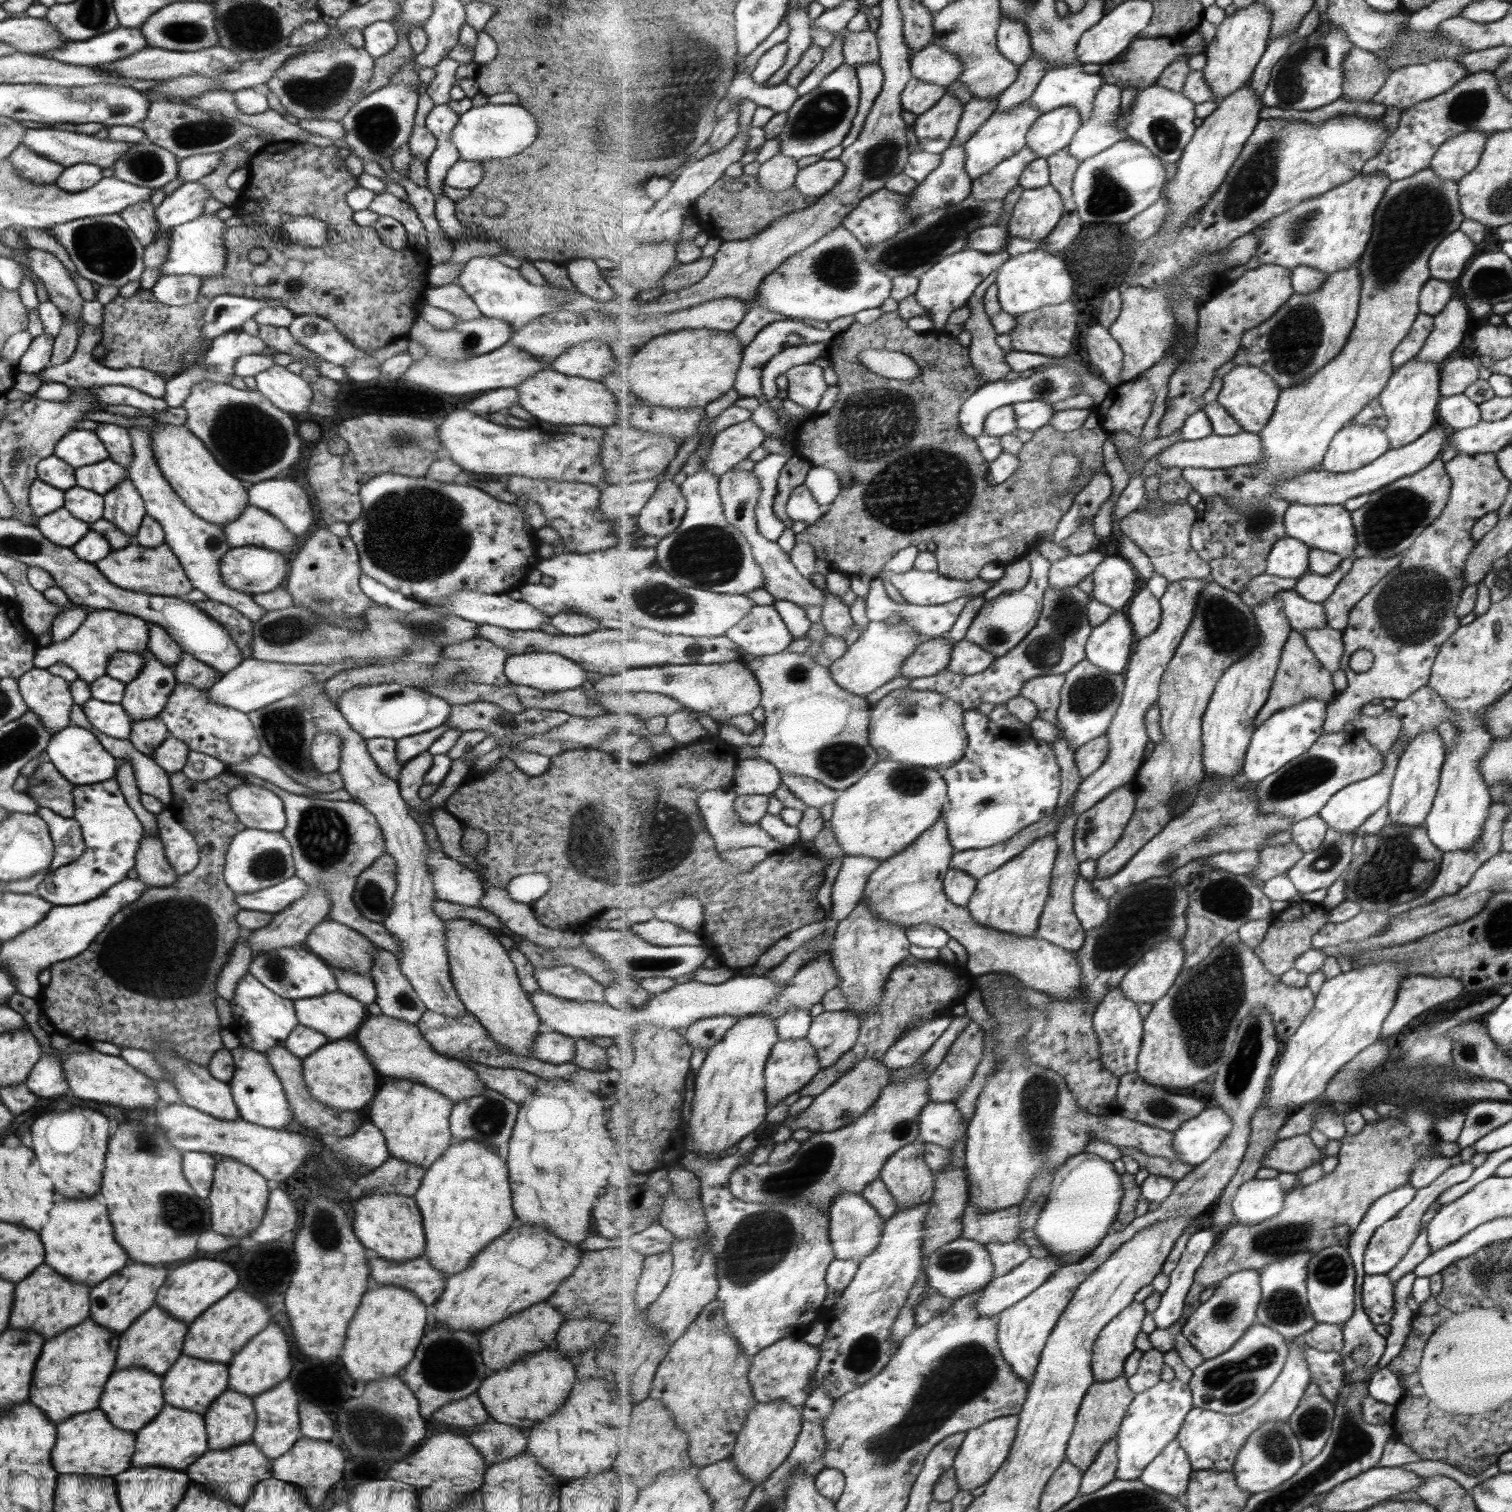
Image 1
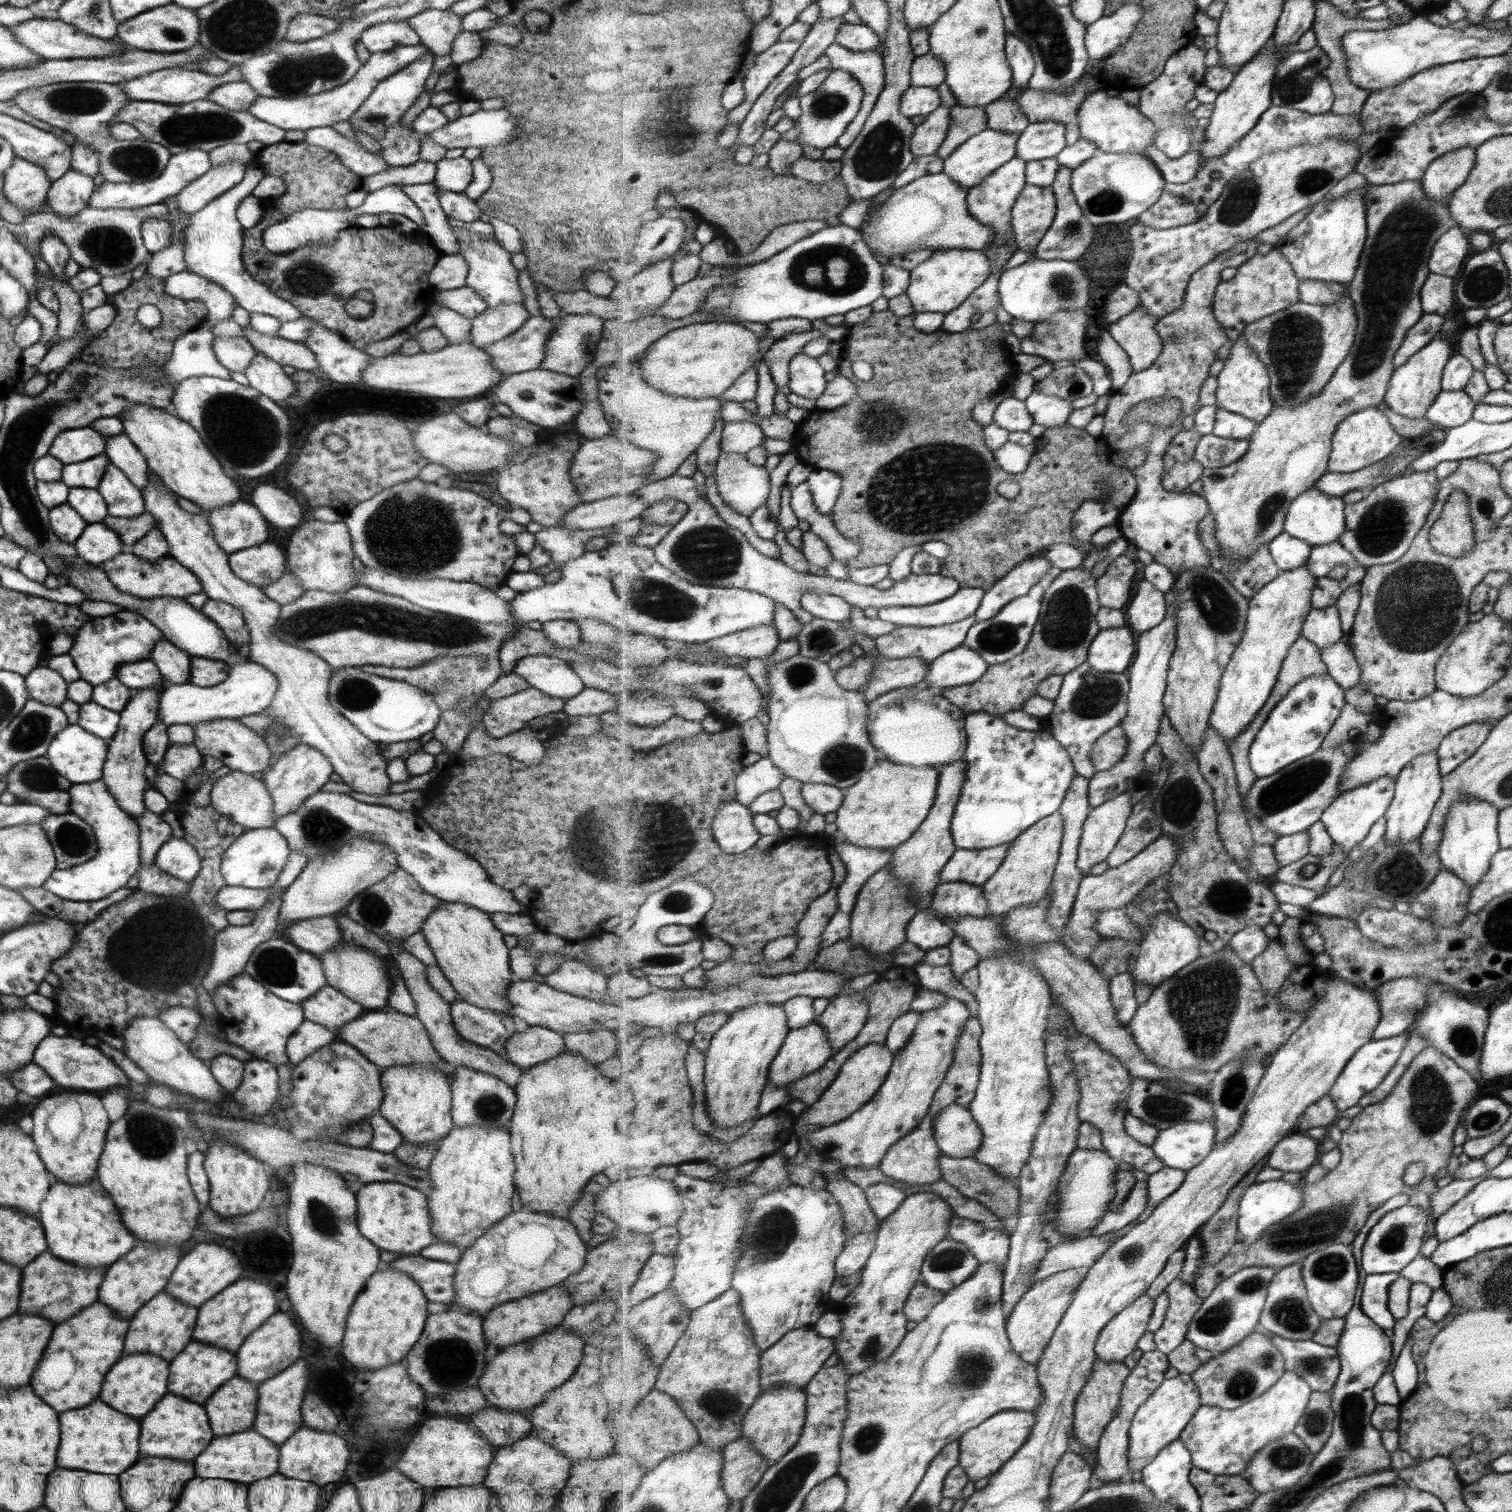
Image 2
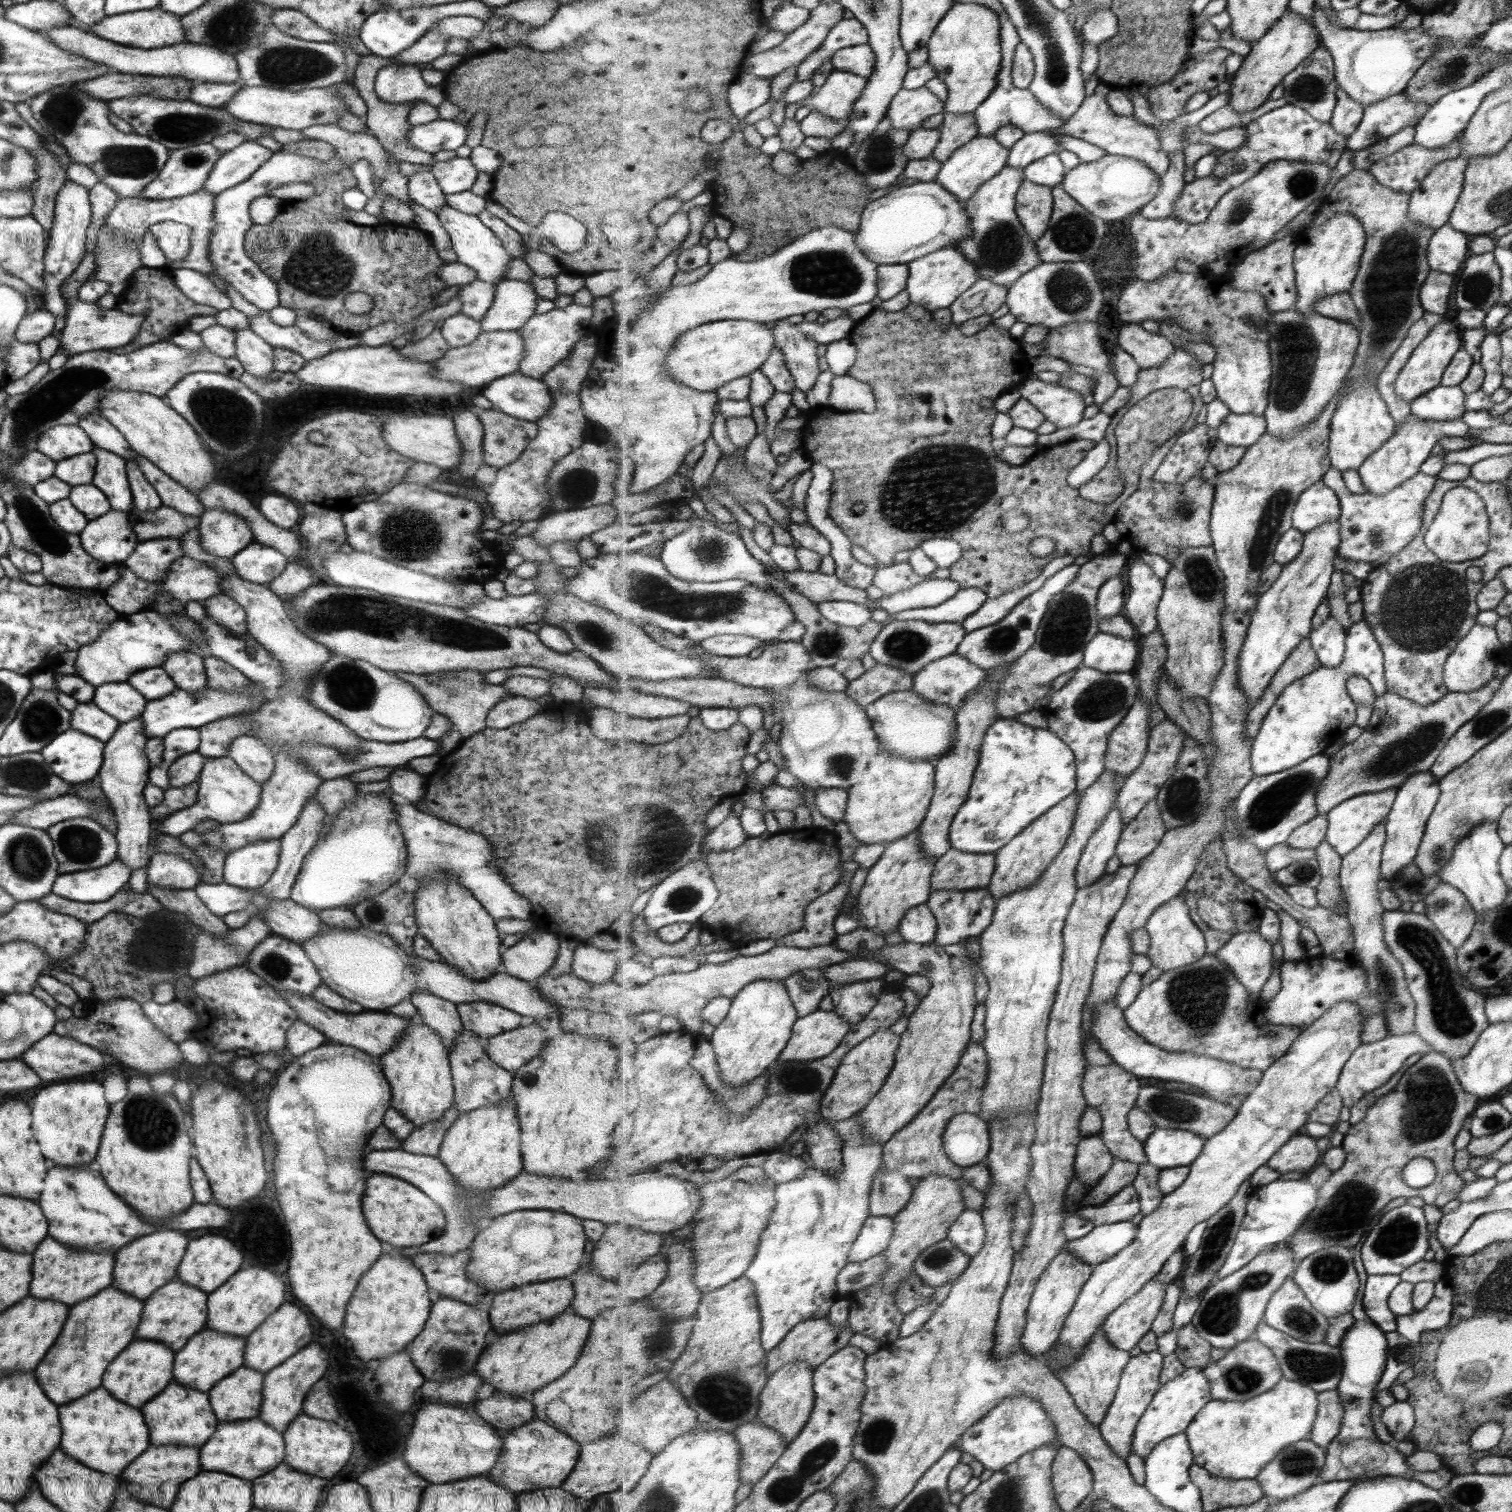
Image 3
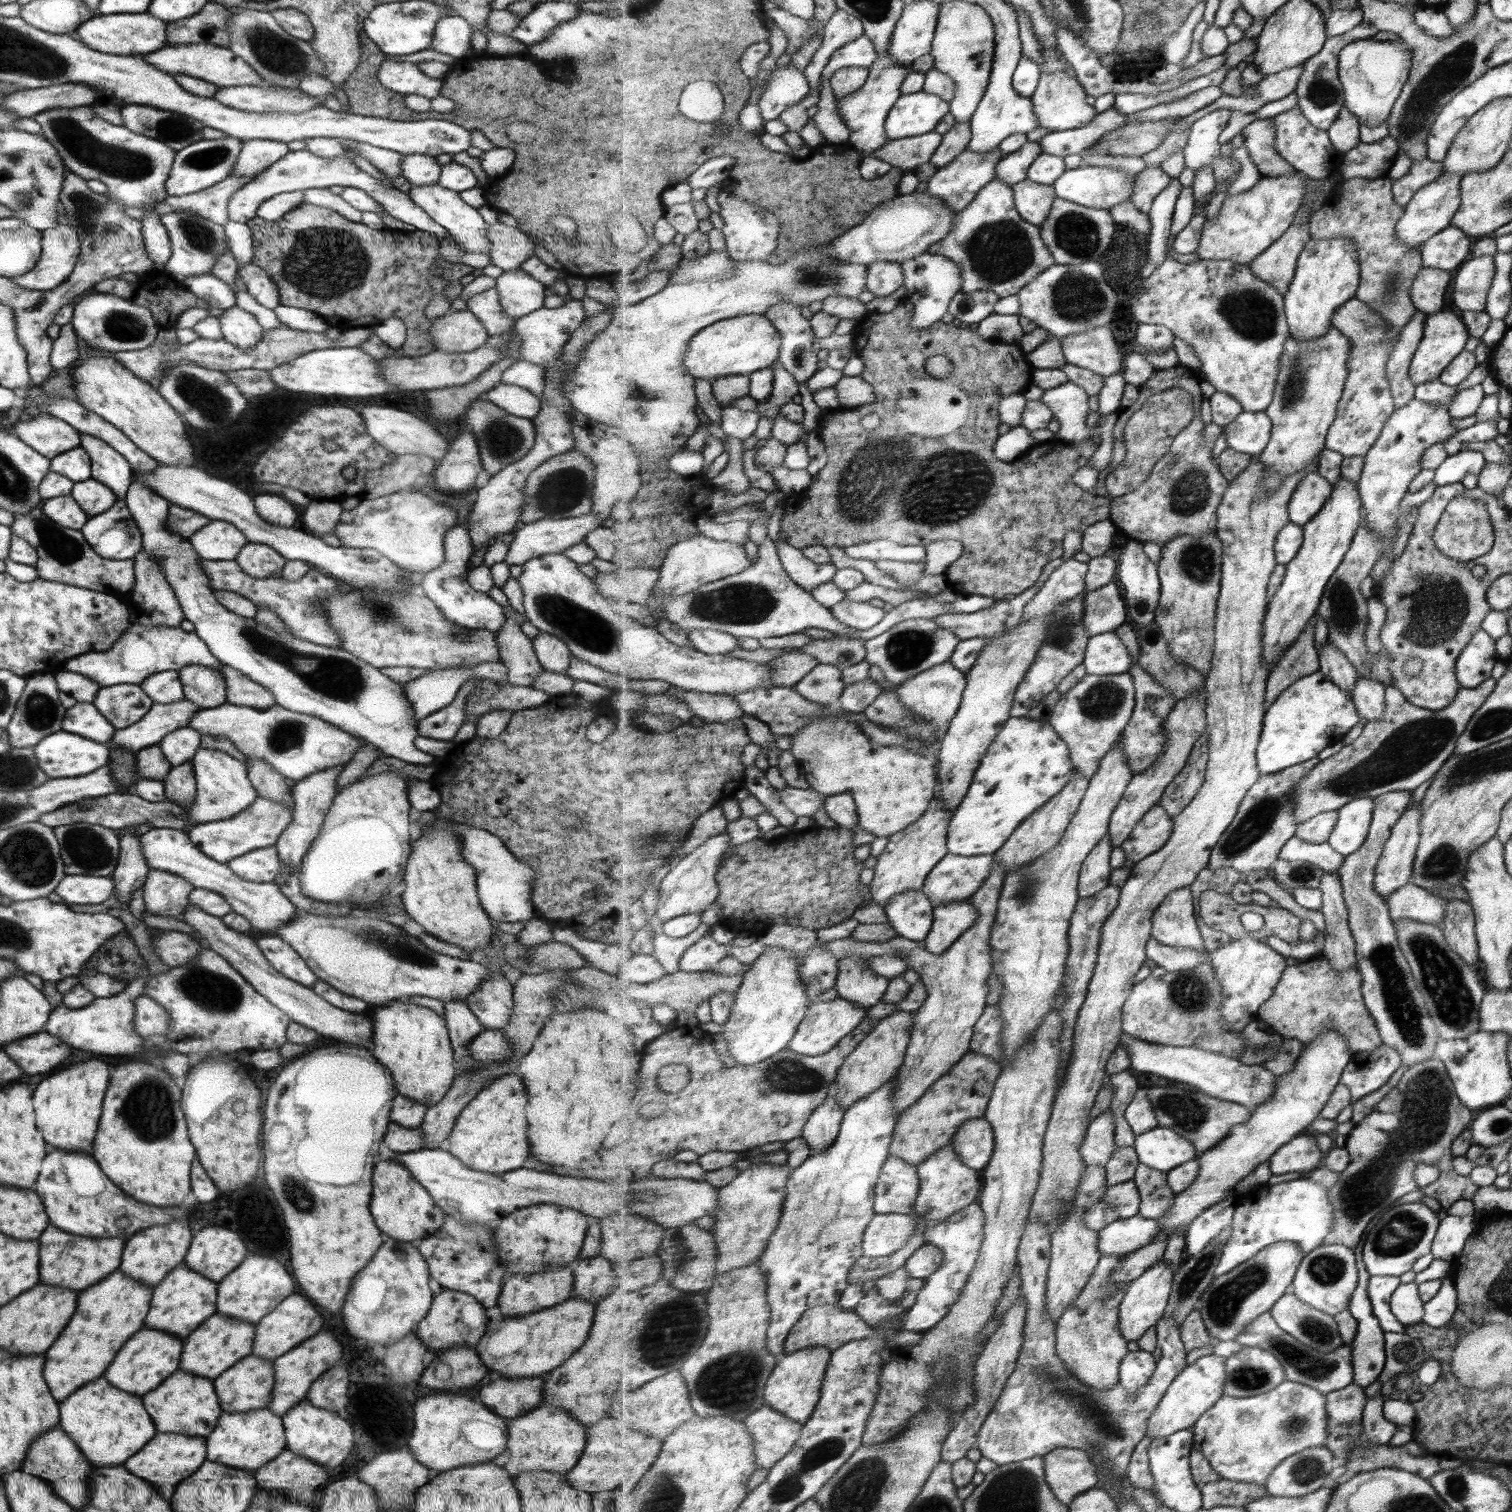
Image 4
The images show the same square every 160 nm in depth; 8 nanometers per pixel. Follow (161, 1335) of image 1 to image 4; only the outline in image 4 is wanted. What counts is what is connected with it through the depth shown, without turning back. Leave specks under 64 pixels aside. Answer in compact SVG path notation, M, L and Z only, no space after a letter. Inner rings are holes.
M183 1264L179 1265L161 1279L161 1282L153 1288L153 1296L149 1302L149 1312L145 1318L145 1328L169 1332L179 1338L185 1338L192 1330L195 1330L205 1318L215 1314L215 1302L217 1285L215 1282L201 1277L201 1275L187 1269Z

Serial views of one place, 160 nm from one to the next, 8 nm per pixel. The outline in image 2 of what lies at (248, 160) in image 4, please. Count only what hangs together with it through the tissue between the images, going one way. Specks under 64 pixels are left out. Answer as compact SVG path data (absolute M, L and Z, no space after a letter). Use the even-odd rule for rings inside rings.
M226 162L219 166L212 166L203 176L192 180L174 196L178 212L180 212L180 214L193 214L201 210L204 205L211 202L214 198L233 188L242 179L247 163L248 162Z

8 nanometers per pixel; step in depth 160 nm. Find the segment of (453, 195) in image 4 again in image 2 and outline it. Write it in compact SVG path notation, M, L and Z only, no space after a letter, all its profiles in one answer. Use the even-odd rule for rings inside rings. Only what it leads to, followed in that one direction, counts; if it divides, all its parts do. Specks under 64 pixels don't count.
M452 228L459 243L459 253L468 264L468 271L465 278L465 286L473 290L473 293L481 297L488 308L495 308L501 305L523 305L523 294L517 283L518 270L511 264L510 254L499 247L493 237L480 236L470 230Z

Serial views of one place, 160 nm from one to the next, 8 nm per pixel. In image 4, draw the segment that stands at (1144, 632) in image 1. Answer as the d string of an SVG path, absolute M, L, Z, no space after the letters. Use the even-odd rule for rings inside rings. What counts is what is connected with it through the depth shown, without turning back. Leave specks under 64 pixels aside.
M1129 539L1120 554L1118 567L1118 580L1125 590L1124 599L1128 604L1130 622L1137 627L1149 626L1156 620L1156 610L1160 606L1162 582L1159 566L1147 556L1143 542Z

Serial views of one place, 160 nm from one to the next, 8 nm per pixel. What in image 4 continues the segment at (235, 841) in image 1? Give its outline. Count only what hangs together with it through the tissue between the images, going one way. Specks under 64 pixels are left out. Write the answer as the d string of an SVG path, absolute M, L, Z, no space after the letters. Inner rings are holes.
M274 846L250 850L232 858L226 865L240 879L256 883L272 882L280 869Z

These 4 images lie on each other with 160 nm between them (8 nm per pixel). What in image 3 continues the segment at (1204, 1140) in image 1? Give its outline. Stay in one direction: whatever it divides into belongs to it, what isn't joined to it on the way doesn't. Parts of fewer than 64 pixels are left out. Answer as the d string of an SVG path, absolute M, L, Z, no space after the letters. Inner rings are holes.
M1157 1127L1144 1145L1149 1163L1170 1169L1192 1165L1205 1143L1206 1140L1193 1131Z

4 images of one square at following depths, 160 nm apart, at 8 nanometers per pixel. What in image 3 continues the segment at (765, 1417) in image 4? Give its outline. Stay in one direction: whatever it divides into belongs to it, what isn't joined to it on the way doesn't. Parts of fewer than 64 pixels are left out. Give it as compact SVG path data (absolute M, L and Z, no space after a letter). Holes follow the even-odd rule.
M758 1419L741 1425L734 1435L742 1448L742 1484L757 1484L783 1456L789 1444L780 1432Z

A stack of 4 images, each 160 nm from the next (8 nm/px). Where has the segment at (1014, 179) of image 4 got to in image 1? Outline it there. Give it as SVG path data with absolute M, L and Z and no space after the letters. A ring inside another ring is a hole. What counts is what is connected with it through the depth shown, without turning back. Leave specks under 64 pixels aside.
M1075 105L1054 108L1052 111L1043 113L1028 134L1028 147L1032 148L1038 157L1047 158L1060 150L1067 149L1075 138L1076 132L1082 125L1081 114Z

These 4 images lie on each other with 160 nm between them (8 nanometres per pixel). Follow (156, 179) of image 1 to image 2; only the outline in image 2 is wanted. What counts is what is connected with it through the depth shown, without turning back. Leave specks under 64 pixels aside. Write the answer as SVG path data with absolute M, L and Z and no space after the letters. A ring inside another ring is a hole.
M59 82L43 87L39 86L39 88L20 90L10 99L13 100L13 104L15 104L19 110L23 110L25 114L29 114L29 116L33 116L33 118L37 118L37 120L41 120L41 122L47 122L47 124L55 126L55 128L66 130L74 136L75 141L81 141L84 145L97 151L99 155L98 173L101 174L107 182L147 182L153 180L153 178L157 178L167 166L171 154L164 146L151 144L148 140L143 140L141 136L132 141L113 140L109 137L109 131L106 127L107 122L129 101L127 96L125 96L124 90L121 90L121 86L119 85L97 82Z

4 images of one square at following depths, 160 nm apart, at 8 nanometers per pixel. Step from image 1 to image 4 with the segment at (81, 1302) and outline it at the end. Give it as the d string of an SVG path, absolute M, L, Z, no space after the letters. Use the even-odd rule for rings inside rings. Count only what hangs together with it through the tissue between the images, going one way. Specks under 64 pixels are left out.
M47 1225L43 1234L39 1235L39 1284L59 1286L69 1290L85 1290L87 1286L99 1282L109 1272L117 1270L119 1254L123 1248L123 1240L119 1238L73 1238L73 1234L65 1234L53 1226Z

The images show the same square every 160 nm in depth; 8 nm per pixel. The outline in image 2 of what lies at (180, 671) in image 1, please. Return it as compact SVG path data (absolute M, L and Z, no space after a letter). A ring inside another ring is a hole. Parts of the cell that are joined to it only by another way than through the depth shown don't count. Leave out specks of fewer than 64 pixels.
M199 656L189 659L188 683L193 686L210 687L225 680L230 663L221 660L209 660Z

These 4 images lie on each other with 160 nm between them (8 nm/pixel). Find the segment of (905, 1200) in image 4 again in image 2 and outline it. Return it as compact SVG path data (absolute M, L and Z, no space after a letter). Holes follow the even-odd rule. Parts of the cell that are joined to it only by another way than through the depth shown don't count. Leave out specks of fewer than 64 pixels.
M877 1183L866 1188L865 1191L869 1204L880 1220L892 1216L908 1197L905 1191L891 1183Z

